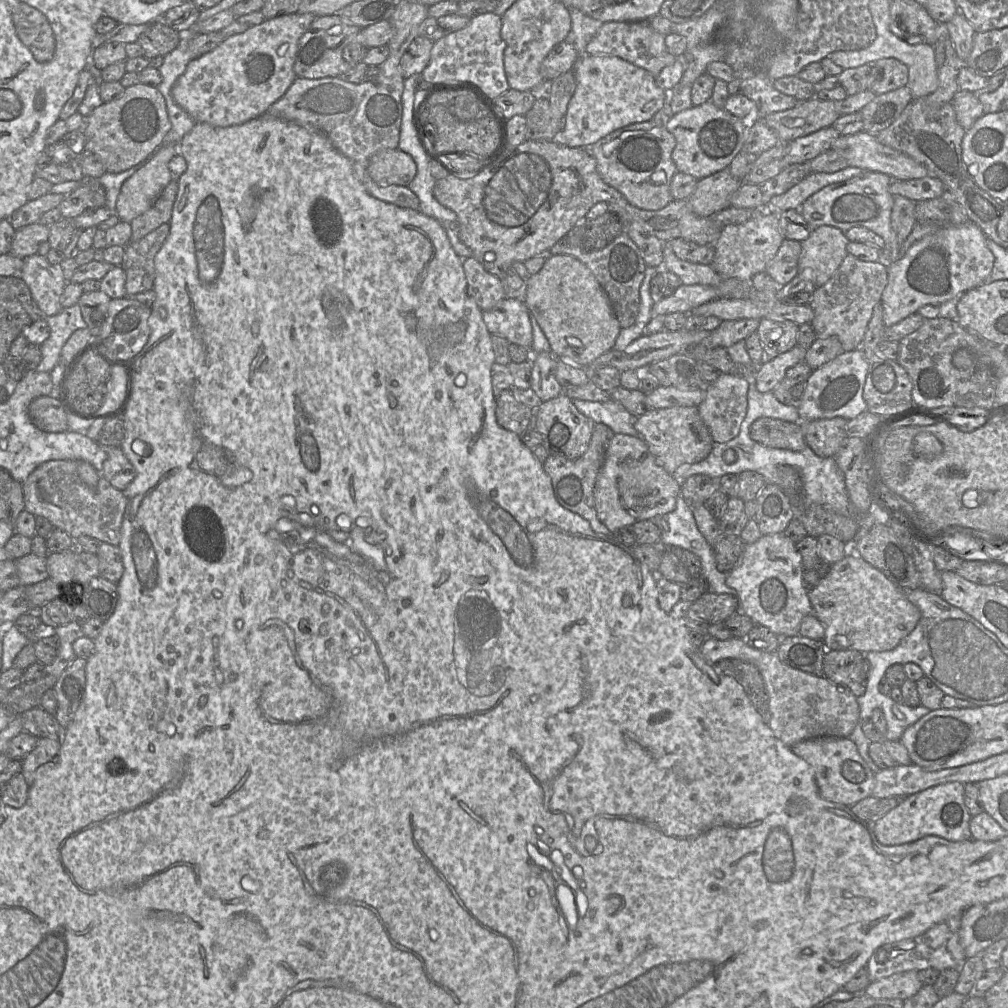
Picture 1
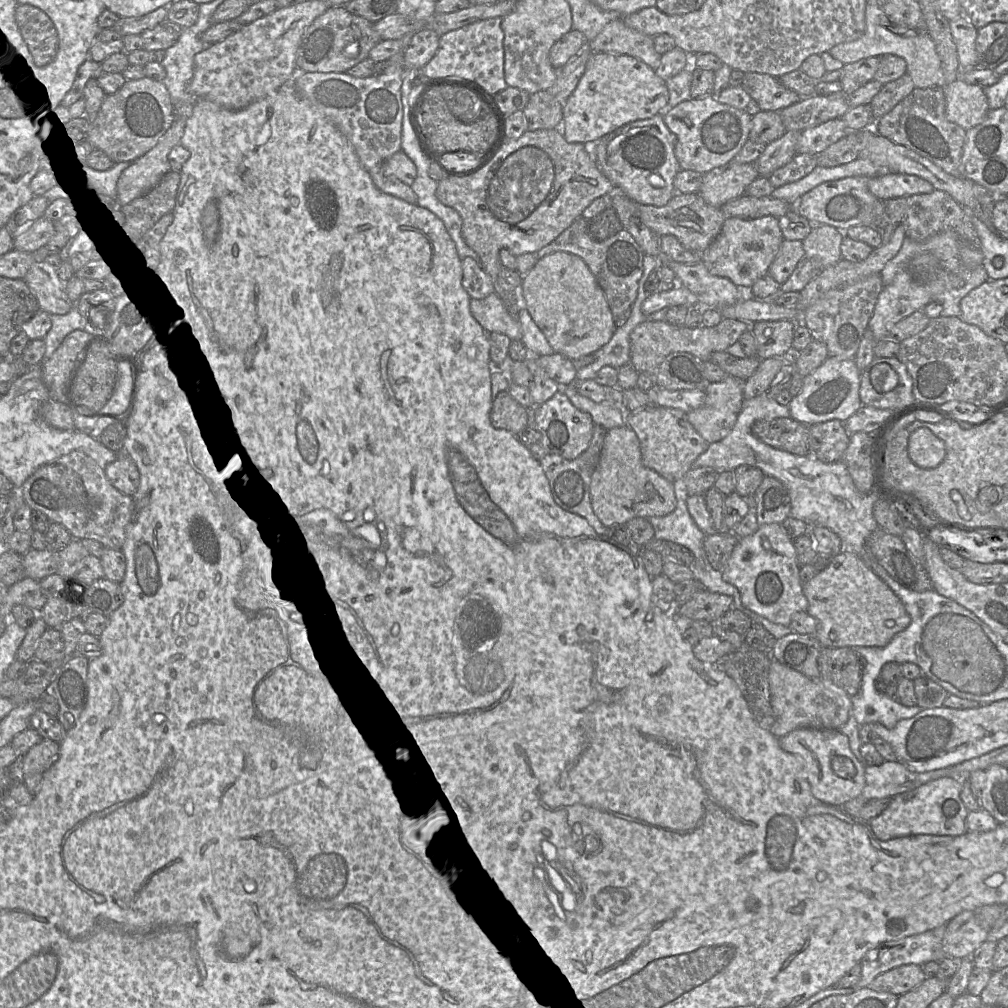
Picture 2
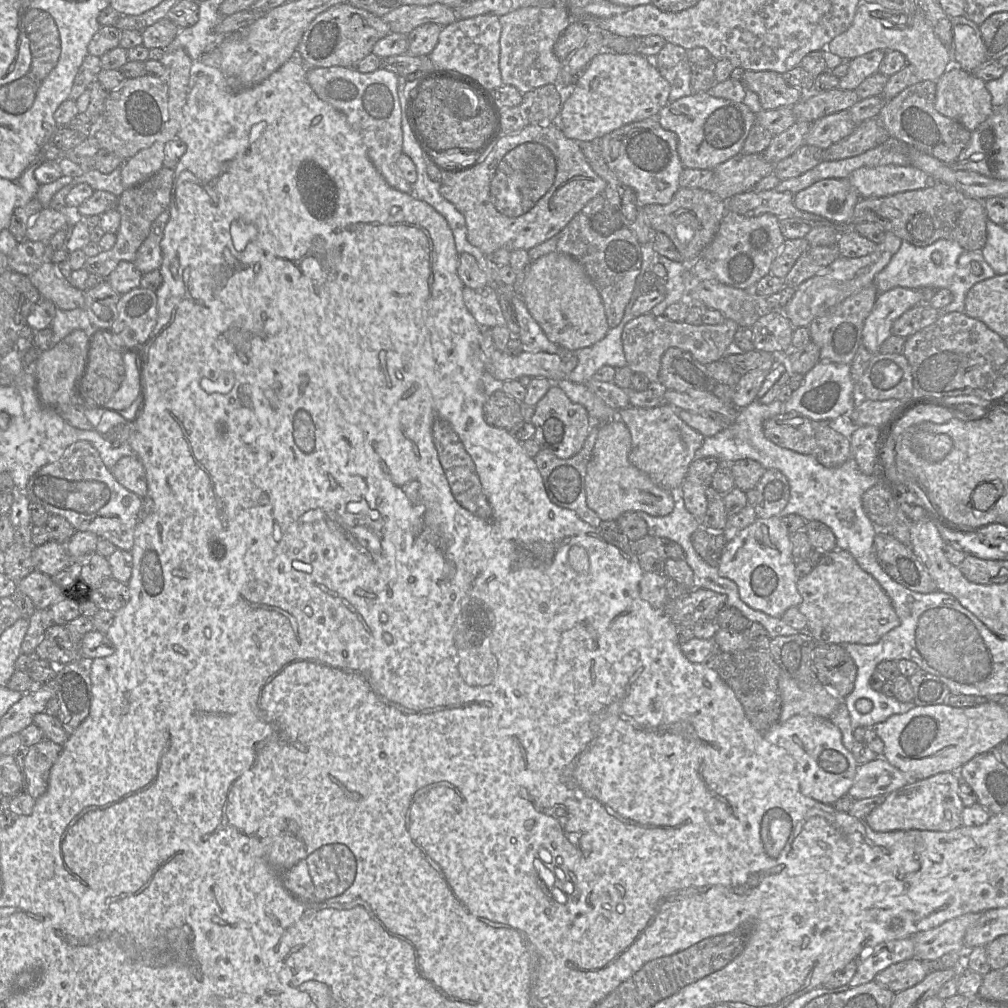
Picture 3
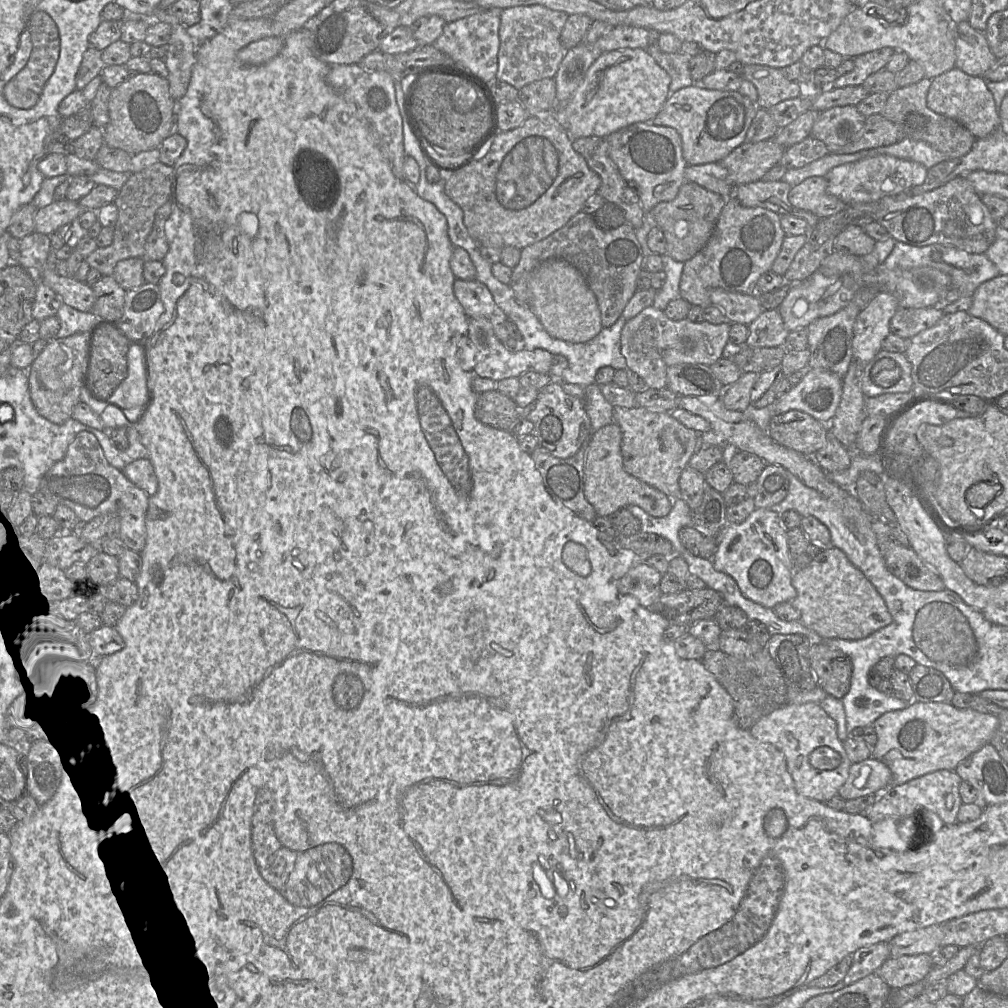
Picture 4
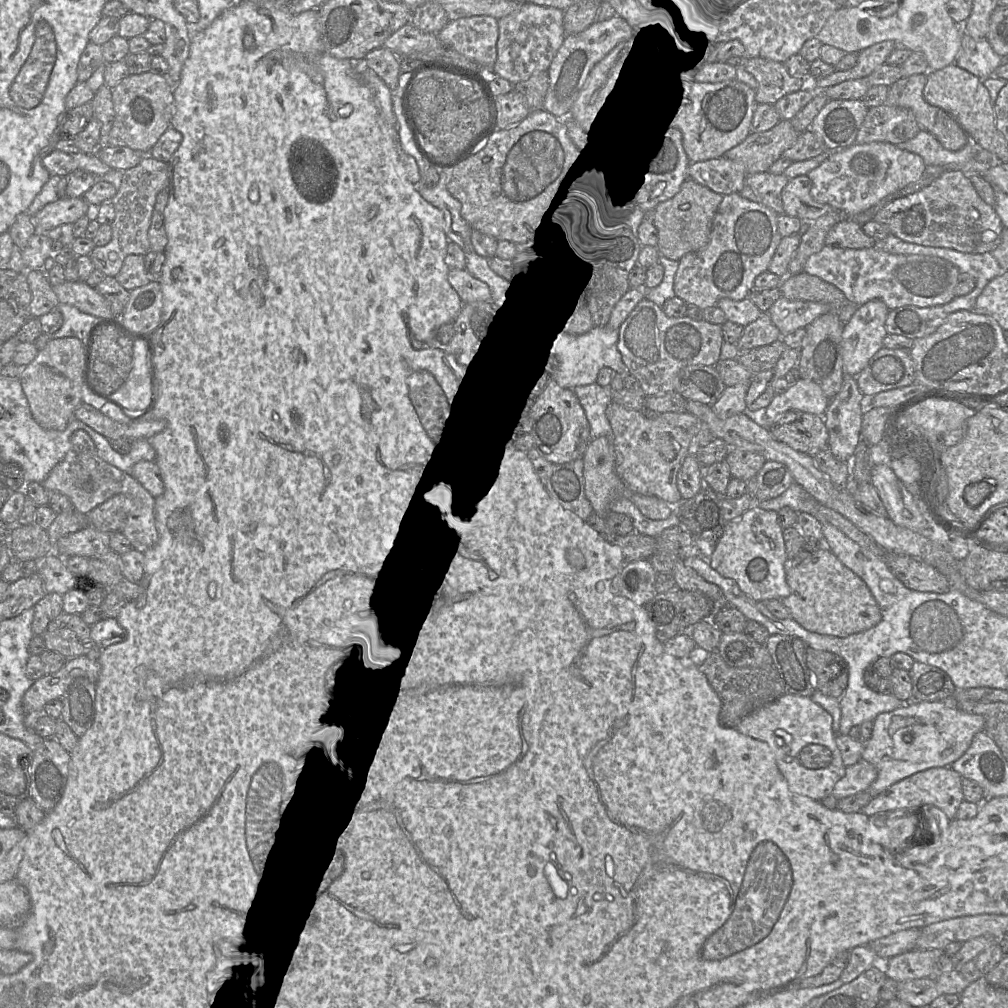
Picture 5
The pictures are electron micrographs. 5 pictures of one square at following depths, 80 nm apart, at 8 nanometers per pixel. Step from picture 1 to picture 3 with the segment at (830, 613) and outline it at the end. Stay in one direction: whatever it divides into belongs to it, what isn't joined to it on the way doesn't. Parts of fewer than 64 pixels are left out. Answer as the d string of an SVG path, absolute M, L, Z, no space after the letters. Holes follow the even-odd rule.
M835 549L825 553L809 574L797 580L796 586L802 597L798 609L806 617L807 632L817 644L876 644L886 633L900 625L900 618L889 596L877 580L864 571L854 556L846 550Z

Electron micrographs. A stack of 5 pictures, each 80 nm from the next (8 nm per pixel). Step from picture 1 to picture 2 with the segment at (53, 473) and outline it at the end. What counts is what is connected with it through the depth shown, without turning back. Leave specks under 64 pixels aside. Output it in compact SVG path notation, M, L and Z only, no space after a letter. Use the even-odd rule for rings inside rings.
M72 451L39 467L18 492L31 510L42 512L50 522L63 525L73 539L97 540L110 549L123 547L126 527L132 518L133 498L117 490L104 469L86 453Z

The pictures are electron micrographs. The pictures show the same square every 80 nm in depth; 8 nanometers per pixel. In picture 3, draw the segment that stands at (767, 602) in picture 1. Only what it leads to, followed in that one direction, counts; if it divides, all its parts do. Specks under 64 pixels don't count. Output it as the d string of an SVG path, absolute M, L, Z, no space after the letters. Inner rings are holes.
M780 516L756 518L749 526L730 533L718 565L720 576L737 585L740 599L749 607L775 618L781 618L790 607L802 602L796 586L795 563L789 532Z

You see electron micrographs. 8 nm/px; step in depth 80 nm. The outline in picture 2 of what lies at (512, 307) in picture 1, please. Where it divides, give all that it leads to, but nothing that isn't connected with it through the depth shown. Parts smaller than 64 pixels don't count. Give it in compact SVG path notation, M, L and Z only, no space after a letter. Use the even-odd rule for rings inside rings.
M495 292L483 299L471 298L470 311L487 333L503 333L512 341L521 340L520 321L508 311Z

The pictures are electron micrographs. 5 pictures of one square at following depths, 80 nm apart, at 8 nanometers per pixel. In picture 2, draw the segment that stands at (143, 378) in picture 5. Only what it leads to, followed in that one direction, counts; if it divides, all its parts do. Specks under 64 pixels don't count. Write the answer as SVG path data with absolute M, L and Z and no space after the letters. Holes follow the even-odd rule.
M128 359L118 363L118 379L114 392L107 404L98 412L119 419L125 417L134 400L135 365Z

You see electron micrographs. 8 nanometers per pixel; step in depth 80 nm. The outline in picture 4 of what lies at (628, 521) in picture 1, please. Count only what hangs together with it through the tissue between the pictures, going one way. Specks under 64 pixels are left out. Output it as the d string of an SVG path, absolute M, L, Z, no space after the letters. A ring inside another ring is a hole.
M615 422L591 435L584 466L586 499L594 507L596 514L602 517L609 517L629 505L636 505L653 517L666 516L672 509L673 499L625 471L621 443L622 431Z

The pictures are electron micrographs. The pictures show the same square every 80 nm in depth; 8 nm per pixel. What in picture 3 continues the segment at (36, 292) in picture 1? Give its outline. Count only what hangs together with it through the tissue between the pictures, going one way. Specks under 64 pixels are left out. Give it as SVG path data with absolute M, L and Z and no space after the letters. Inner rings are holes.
M43 262L29 276L41 298L49 300L59 310L83 309L84 291L75 288L67 278L60 277L55 271L55 264Z

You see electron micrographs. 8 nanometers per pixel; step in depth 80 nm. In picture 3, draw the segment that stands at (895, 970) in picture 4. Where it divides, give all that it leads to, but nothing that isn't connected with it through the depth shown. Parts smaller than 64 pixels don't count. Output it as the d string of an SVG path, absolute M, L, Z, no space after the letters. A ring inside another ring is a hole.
M913 957L892 964L877 973L874 981L894 993L908 989L925 978L927 973L922 963L921 960Z

